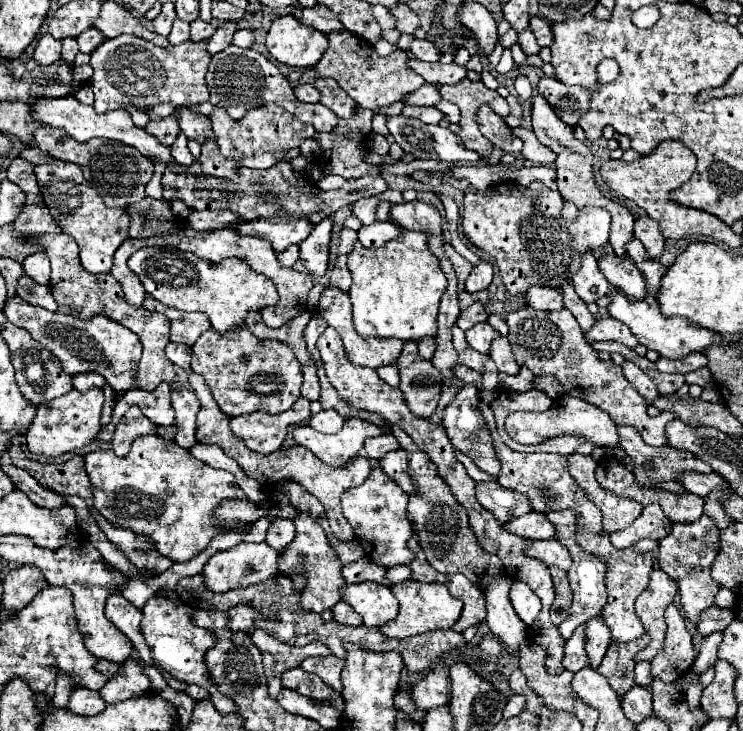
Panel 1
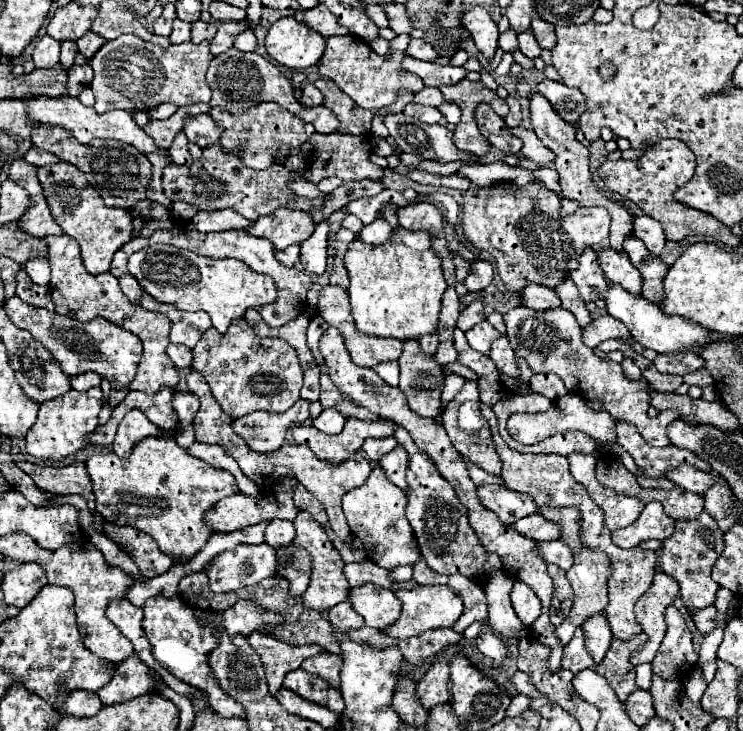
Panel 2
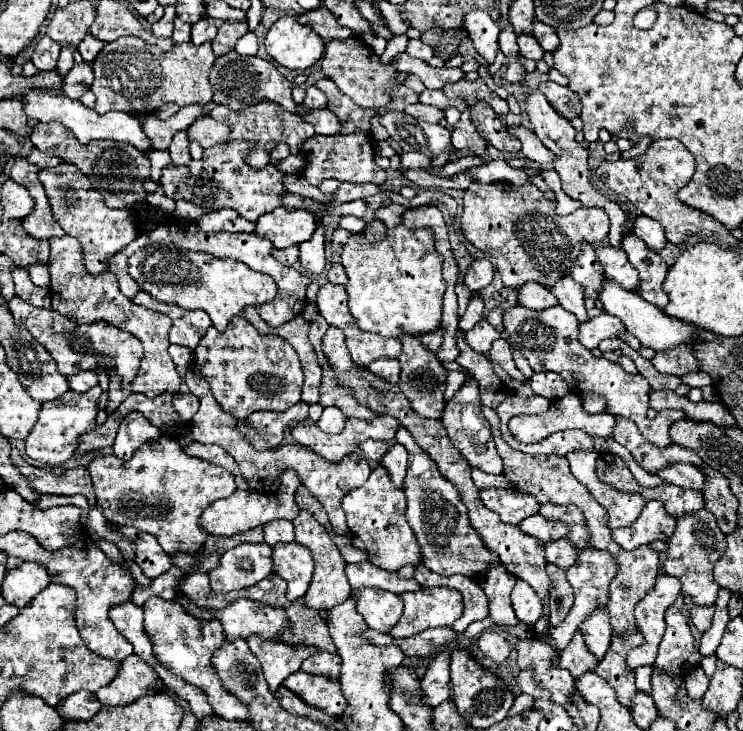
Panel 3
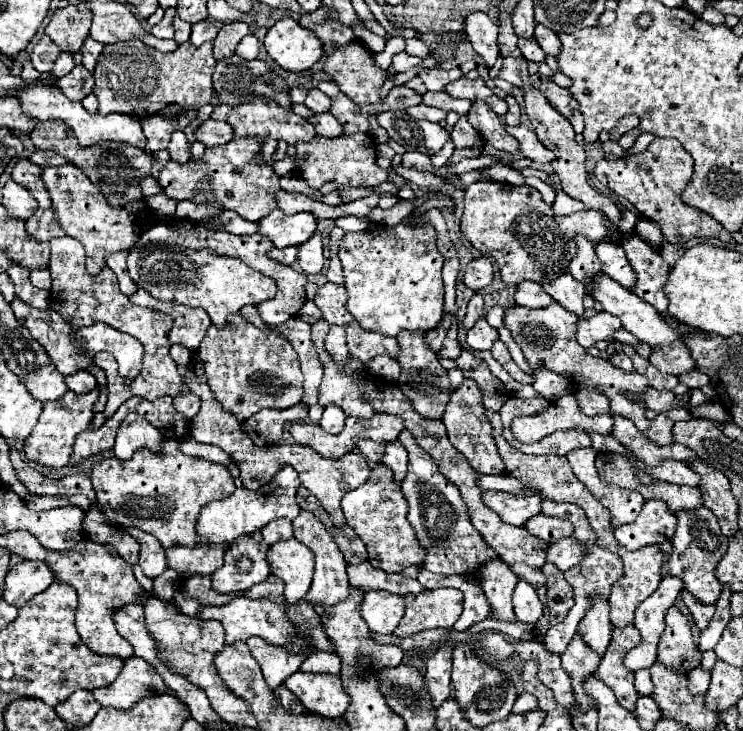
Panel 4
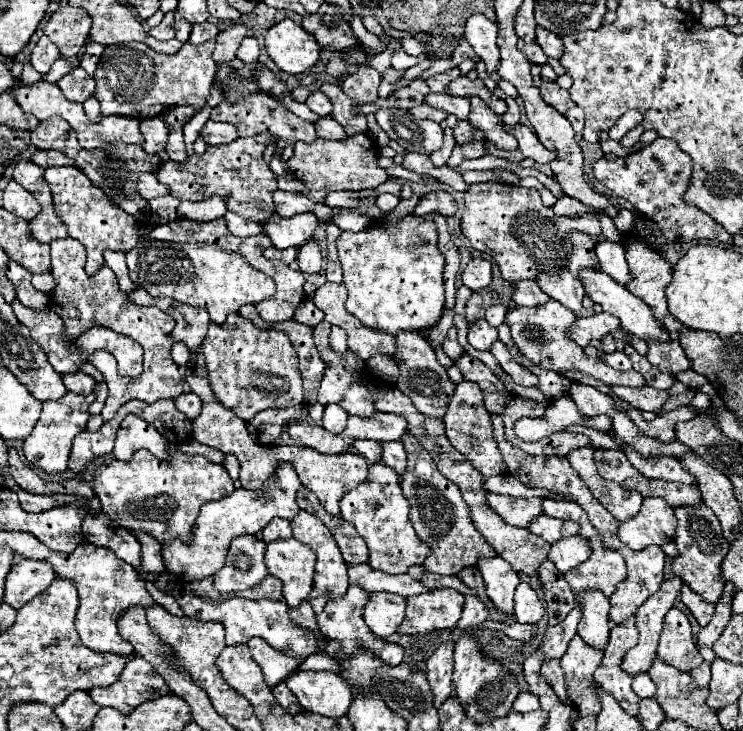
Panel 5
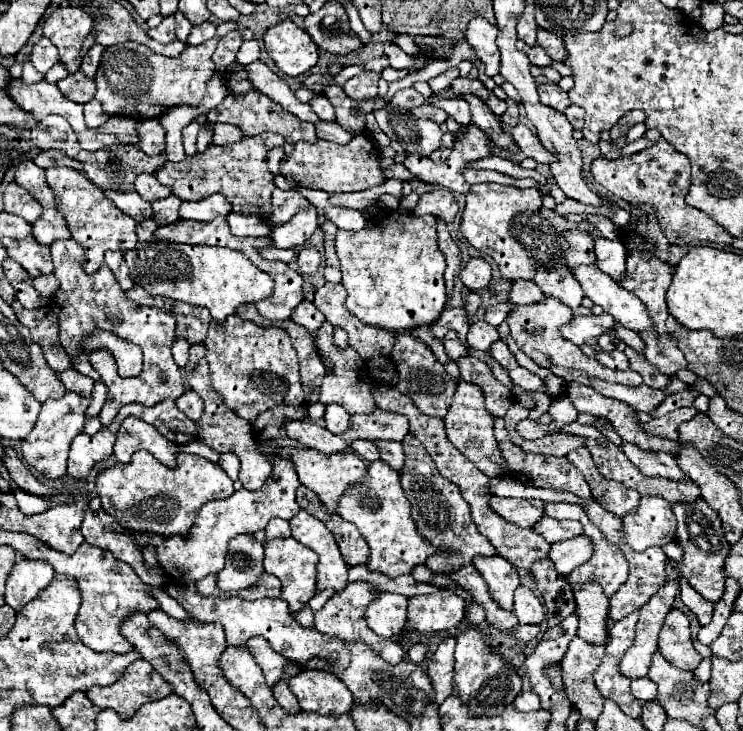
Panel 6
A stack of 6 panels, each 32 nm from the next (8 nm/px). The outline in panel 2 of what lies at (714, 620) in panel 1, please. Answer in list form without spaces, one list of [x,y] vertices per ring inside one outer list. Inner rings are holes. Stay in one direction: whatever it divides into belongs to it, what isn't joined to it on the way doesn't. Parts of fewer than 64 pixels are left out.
[[[708,606],[708,608],[702,608],[702,610],[692,612],[692,620],[694,620],[696,628],[702,634],[706,634],[706,632],[710,632],[714,628],[714,624],[716,624],[714,618],[716,618],[716,608],[714,606]]]

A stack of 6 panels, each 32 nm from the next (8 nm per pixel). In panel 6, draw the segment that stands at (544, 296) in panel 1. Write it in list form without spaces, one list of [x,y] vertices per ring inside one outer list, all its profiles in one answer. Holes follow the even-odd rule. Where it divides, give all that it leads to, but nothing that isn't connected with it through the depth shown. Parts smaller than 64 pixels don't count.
[[[514,280],[508,298],[512,304],[536,304],[544,298],[544,294],[532,280]]]

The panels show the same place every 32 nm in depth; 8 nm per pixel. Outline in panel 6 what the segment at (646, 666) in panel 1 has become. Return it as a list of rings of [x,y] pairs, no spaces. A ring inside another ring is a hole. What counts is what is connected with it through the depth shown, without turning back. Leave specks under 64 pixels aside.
[[[640,678],[640,680],[634,680],[630,684],[630,692],[636,700],[640,702],[648,702],[648,700],[656,700],[656,694],[658,694],[658,688],[656,684],[650,680],[650,678]]]

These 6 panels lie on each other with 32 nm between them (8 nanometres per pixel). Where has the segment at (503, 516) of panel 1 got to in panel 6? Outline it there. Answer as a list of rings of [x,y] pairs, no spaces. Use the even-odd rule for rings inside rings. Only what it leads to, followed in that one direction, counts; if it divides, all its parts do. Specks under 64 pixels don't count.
[[[490,498],[490,508],[504,520],[518,524],[520,528],[532,528],[544,516],[542,500],[522,500],[522,498]]]

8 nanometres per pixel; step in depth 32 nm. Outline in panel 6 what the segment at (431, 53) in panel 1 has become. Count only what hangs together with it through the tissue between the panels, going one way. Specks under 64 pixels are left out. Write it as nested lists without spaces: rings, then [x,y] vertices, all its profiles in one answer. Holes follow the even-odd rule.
[[[400,34],[398,38],[392,38],[390,40],[392,44],[396,44],[396,46],[400,46],[406,54],[410,54],[410,56],[416,56],[416,52],[420,52],[420,46],[410,38],[410,36],[406,36],[406,34]]]

